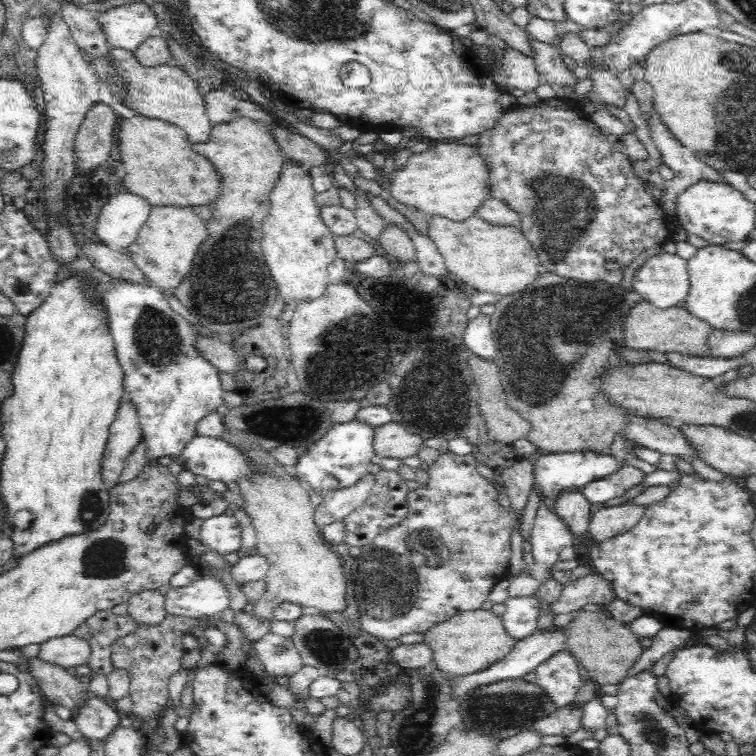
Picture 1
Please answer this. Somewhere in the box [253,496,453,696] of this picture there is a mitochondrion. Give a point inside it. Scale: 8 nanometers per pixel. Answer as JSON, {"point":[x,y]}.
{"point":[328,647]}

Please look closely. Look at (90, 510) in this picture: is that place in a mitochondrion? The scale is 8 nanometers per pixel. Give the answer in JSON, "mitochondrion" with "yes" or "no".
{"mitochondrion":"yes"}

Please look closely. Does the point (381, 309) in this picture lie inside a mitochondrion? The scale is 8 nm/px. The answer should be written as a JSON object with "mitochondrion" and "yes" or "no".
{"mitochondrion":"no"}

